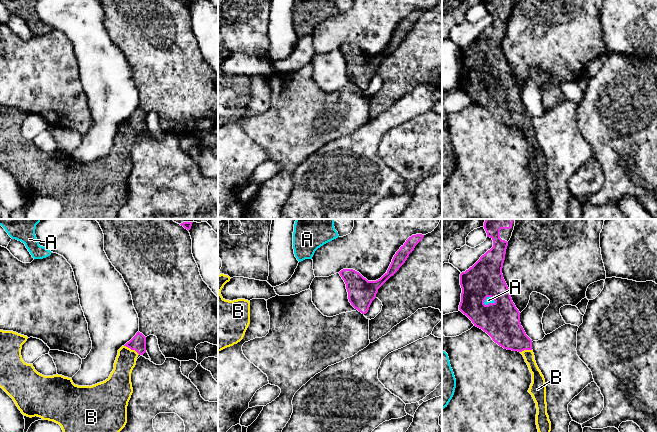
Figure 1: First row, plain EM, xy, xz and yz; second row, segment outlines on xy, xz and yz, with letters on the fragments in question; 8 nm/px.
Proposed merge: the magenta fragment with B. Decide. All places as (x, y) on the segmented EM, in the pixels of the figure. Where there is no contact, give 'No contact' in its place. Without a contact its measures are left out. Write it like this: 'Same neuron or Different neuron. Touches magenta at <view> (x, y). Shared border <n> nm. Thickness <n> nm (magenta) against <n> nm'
Same neuron. Touches magenta at xy (132, 349). Shared border 150 nm. Thickness 130 nm (magenta) against 170 nm

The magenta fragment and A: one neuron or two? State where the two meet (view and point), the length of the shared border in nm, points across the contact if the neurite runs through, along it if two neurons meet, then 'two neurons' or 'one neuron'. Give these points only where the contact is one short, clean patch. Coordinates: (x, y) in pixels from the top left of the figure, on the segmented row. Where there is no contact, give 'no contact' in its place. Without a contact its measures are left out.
yz (489, 303) | 110 nm | two neurons

